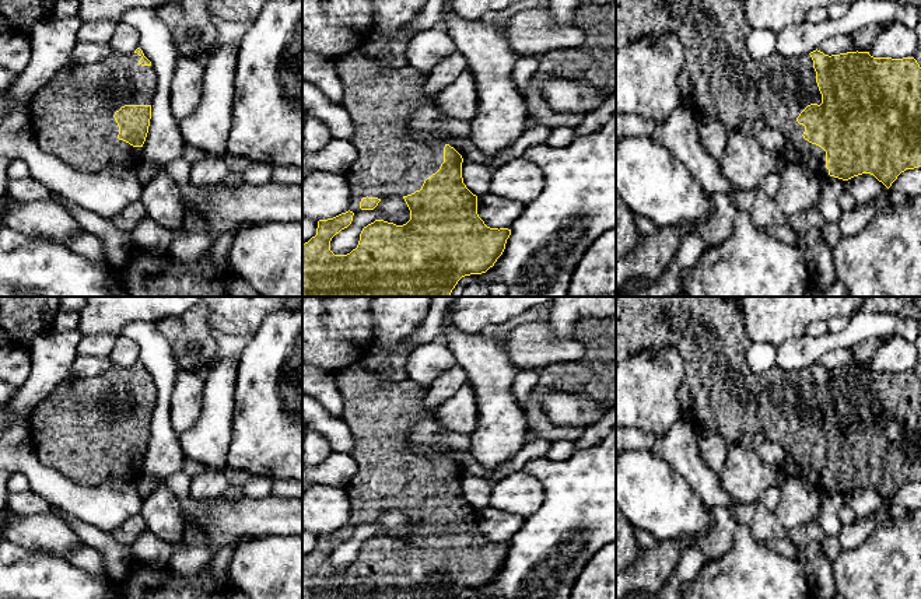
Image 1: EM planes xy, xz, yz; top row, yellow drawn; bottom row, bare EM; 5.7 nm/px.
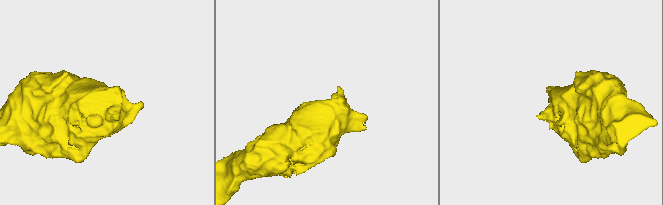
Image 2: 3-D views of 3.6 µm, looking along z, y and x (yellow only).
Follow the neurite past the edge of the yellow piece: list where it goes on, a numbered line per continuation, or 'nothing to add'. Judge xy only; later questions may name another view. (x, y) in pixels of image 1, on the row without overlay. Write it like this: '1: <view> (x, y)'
1: xy (72, 430)

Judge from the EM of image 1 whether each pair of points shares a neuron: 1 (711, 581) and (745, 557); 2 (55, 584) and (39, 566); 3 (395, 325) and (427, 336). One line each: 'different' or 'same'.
1: same
2: same
3: different

